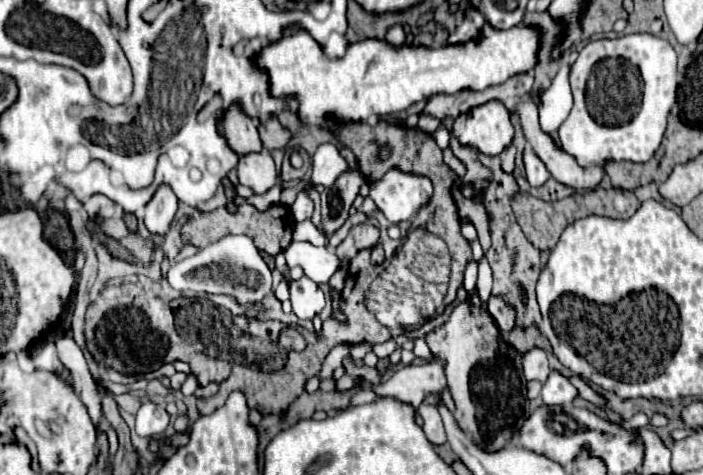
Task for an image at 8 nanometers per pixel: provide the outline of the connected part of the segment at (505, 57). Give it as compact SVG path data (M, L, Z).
M486 27L482 31L480 41L470 41L464 45L448 45L448 47L438 47L438 49L428 49L428 47L390 47L386 41L378 39L364 39L358 43L348 45L348 53L342 59L330 61L320 45L306 33L306 31L292 31L286 29L282 37L268 45L260 55L258 55L258 65L270 73L270 93L272 95L288 95L296 97L300 101L298 117L304 123L318 125L322 127L326 119L334 119L338 125L348 123L348 121L368 121L372 115L388 115L388 113L398 113L410 107L416 101L422 101L426 97L434 97L436 93L458 93L462 89L474 89L482 91L490 85L504 83L508 77L516 73L526 73L534 67L536 63L536 51L538 51L538 33L532 27L512 27L508 31L498 31L492 27Z

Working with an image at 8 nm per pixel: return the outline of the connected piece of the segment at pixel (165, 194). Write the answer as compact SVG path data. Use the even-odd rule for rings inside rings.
M160 187L152 201L146 205L144 225L152 235L166 235L178 211L178 199L170 187Z

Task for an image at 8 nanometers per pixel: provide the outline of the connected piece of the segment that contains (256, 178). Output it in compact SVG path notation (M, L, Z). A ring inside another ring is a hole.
M250 153L238 161L240 183L250 187L254 193L266 193L278 183L278 169L270 153Z

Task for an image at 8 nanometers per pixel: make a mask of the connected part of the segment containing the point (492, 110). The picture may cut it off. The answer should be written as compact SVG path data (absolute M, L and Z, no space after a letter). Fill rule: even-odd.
M500 101L478 105L454 121L452 135L464 147L474 147L486 155L498 155L514 137L510 111Z

